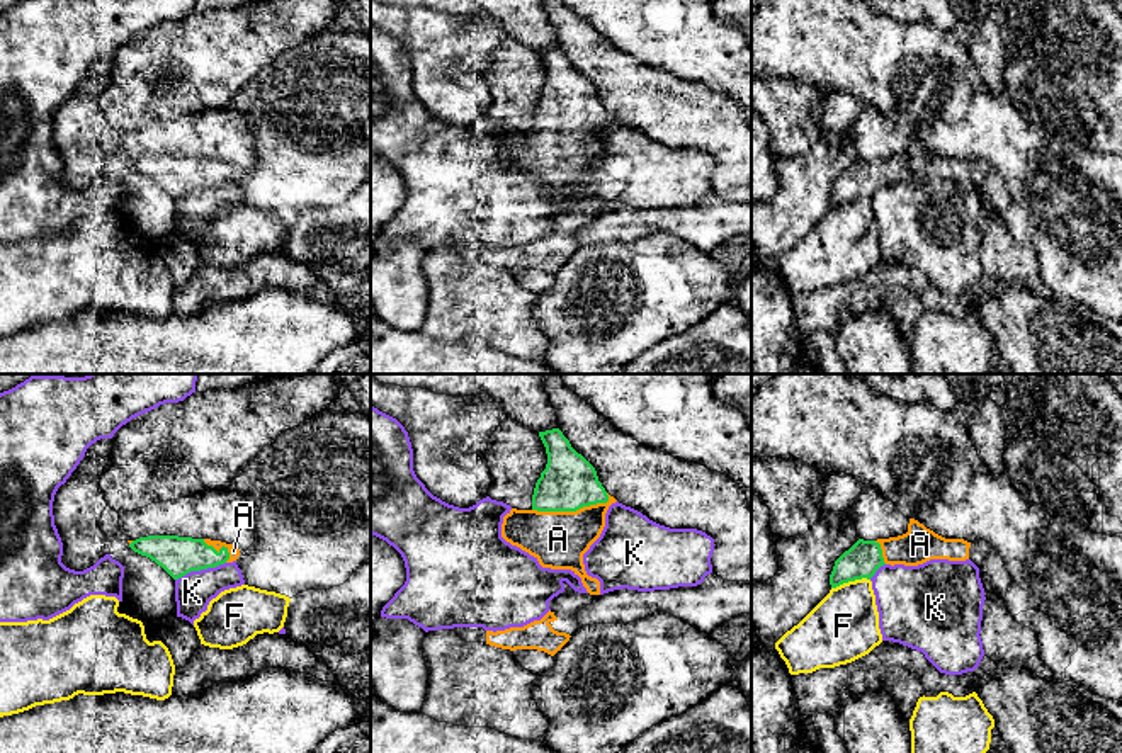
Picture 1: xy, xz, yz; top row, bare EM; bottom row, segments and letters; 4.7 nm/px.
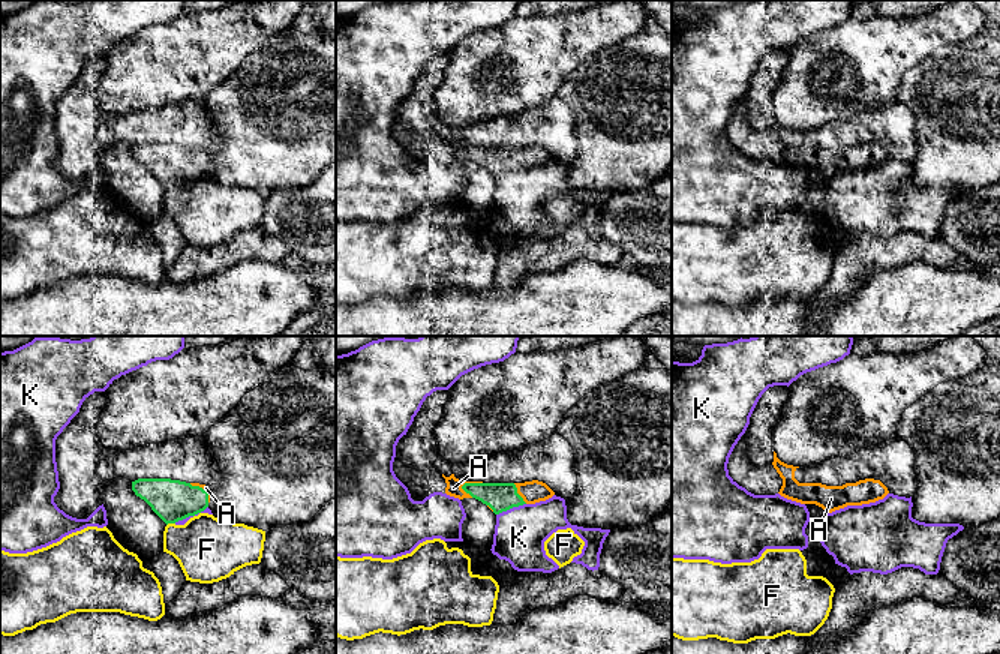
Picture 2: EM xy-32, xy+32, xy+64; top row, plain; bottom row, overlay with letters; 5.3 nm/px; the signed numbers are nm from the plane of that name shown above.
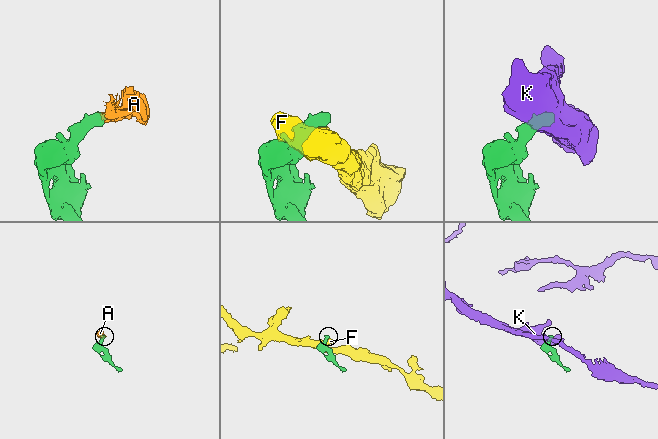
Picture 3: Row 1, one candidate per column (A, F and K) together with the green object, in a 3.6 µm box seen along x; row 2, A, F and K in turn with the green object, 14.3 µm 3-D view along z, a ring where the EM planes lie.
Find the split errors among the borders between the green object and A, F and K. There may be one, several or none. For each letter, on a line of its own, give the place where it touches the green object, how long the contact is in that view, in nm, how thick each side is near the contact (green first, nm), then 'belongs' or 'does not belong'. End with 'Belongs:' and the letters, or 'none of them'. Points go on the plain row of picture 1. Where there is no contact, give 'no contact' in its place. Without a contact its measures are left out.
A: xz (572, 130) | 380 nm | 260/280 nm | belongs
F: yz (850, 199) | 190 nm | 170/320 nm | does not belong
K: xy (199, 189) | 260 nm | 180/180 nm | does not belong
Belongs: A

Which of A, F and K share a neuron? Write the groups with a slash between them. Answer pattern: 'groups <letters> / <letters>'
groups A / F / K

